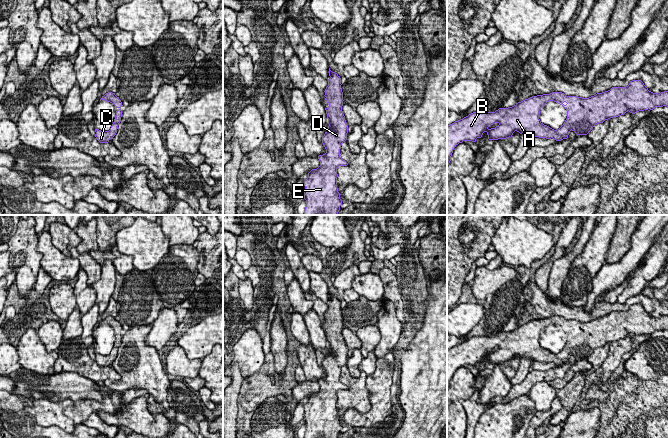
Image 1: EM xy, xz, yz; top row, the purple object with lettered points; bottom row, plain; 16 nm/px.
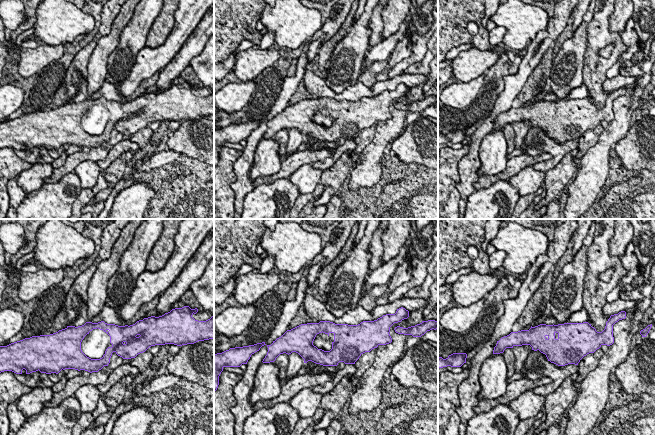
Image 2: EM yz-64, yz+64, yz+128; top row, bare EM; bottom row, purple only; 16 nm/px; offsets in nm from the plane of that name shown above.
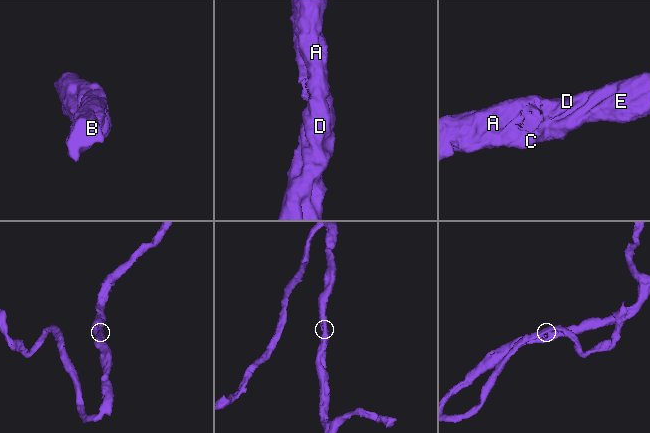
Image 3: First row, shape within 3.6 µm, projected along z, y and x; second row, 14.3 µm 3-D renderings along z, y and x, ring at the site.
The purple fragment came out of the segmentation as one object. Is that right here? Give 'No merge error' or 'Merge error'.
No merge error

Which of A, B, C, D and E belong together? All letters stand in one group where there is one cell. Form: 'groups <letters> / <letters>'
groups A B C D E

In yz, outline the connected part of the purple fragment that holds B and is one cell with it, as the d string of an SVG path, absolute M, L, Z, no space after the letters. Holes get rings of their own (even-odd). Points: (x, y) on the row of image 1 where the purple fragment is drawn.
M632 80L626 87L612 87L589 98L552 92L532 96L495 112L473 112L447 125L447 165L459 143L476 142L484 132L489 140L511 138L517 131L520 134L530 133L533 138L561 141L568 138L571 130L577 135L587 135L595 125L624 115L627 111L635 114L663 106L668 107L668 91L653 93L641 80ZM549 101L562 105L567 111L567 119L557 130L544 125L539 119L541 108Z

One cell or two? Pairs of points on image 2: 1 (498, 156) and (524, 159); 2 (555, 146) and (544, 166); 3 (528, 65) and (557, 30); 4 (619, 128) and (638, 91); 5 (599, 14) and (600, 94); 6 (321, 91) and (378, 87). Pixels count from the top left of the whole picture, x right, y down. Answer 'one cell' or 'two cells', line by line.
1: two cells
2: one cell
3: one cell
4: one cell
5: one cell
6: one cell

